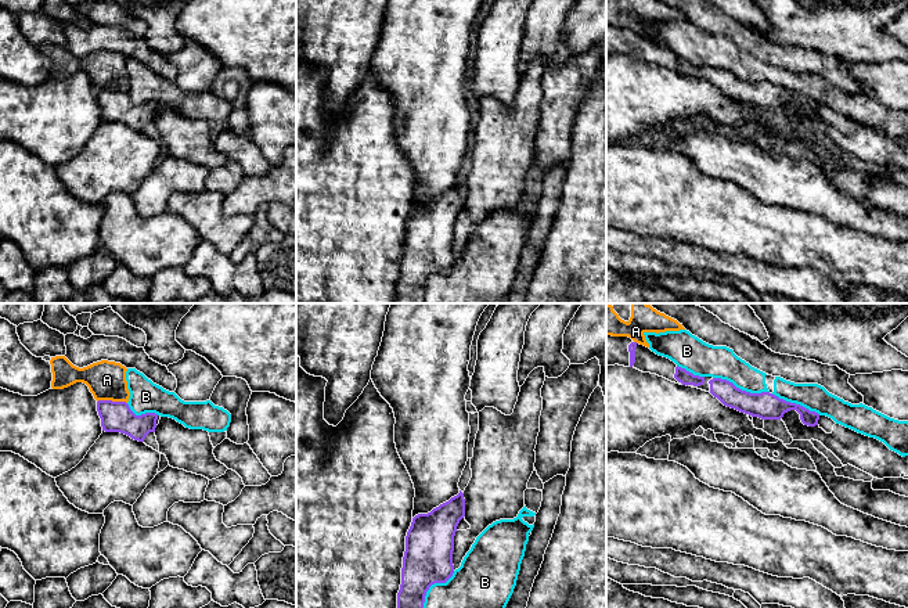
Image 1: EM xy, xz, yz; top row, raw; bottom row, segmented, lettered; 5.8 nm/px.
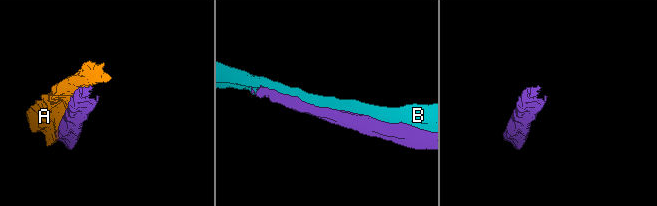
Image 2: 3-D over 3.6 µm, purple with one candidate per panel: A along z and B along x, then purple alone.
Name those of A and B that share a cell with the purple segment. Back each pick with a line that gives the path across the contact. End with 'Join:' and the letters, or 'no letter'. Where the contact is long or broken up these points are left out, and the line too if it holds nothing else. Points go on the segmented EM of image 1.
Join: no letter

